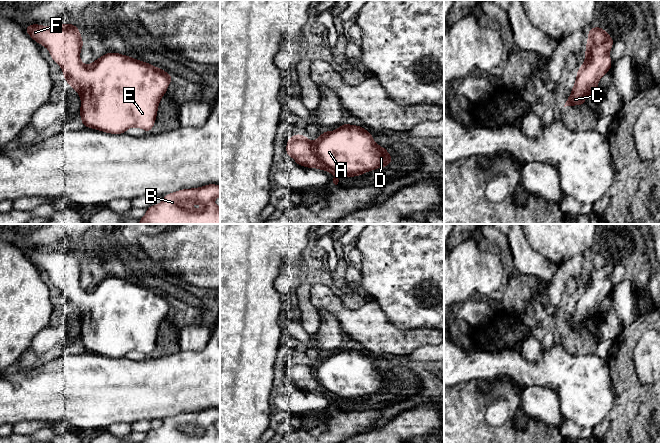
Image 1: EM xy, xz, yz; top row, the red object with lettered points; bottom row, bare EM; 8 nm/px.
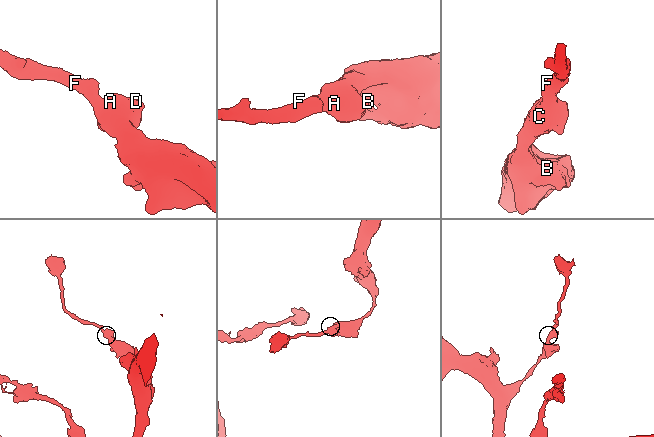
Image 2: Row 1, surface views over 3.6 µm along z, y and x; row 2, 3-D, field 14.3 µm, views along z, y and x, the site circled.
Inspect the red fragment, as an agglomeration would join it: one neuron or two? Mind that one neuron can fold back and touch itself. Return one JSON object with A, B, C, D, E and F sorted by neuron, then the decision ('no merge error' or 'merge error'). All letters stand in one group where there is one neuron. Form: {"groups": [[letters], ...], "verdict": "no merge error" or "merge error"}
{"groups": [["A", "B", "C", "D", "E", "F"]], "verdict": "no merge error"}

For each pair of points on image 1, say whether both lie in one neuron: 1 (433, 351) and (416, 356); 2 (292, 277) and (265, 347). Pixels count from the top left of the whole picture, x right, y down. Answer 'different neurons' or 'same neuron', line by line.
1: same neuron
2: different neurons

